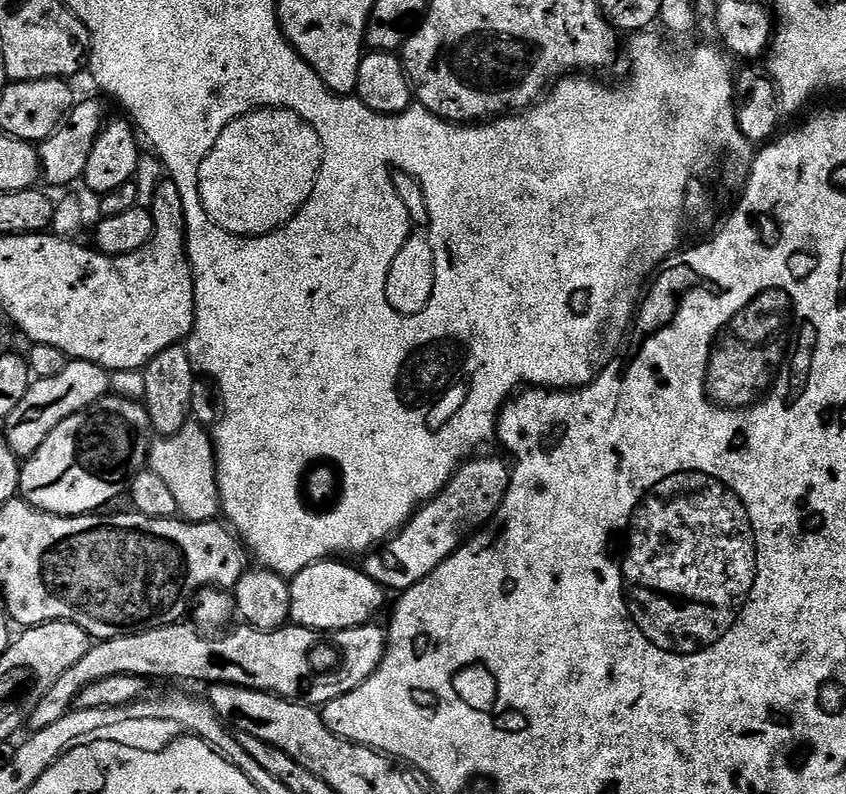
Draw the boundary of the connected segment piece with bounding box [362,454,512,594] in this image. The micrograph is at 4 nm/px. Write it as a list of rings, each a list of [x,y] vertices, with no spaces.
[[[480,454],[465,460],[459,470],[453,474],[449,484],[433,500],[423,504],[395,536],[363,557],[365,560],[364,564],[362,563],[362,571],[370,579],[389,593],[402,593],[410,586],[422,582],[422,578],[426,578],[434,570],[438,570],[438,566],[442,566],[446,558],[450,558],[469,538],[475,536],[491,521],[506,498],[506,490],[512,474],[507,463],[504,465],[496,456],[484,455]]]

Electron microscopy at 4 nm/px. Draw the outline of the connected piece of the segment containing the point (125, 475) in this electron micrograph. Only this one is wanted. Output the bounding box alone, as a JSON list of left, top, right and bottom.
[20,394,153,516]

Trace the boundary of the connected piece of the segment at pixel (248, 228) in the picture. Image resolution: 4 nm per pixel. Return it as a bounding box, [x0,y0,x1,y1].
[196,112,320,243]

